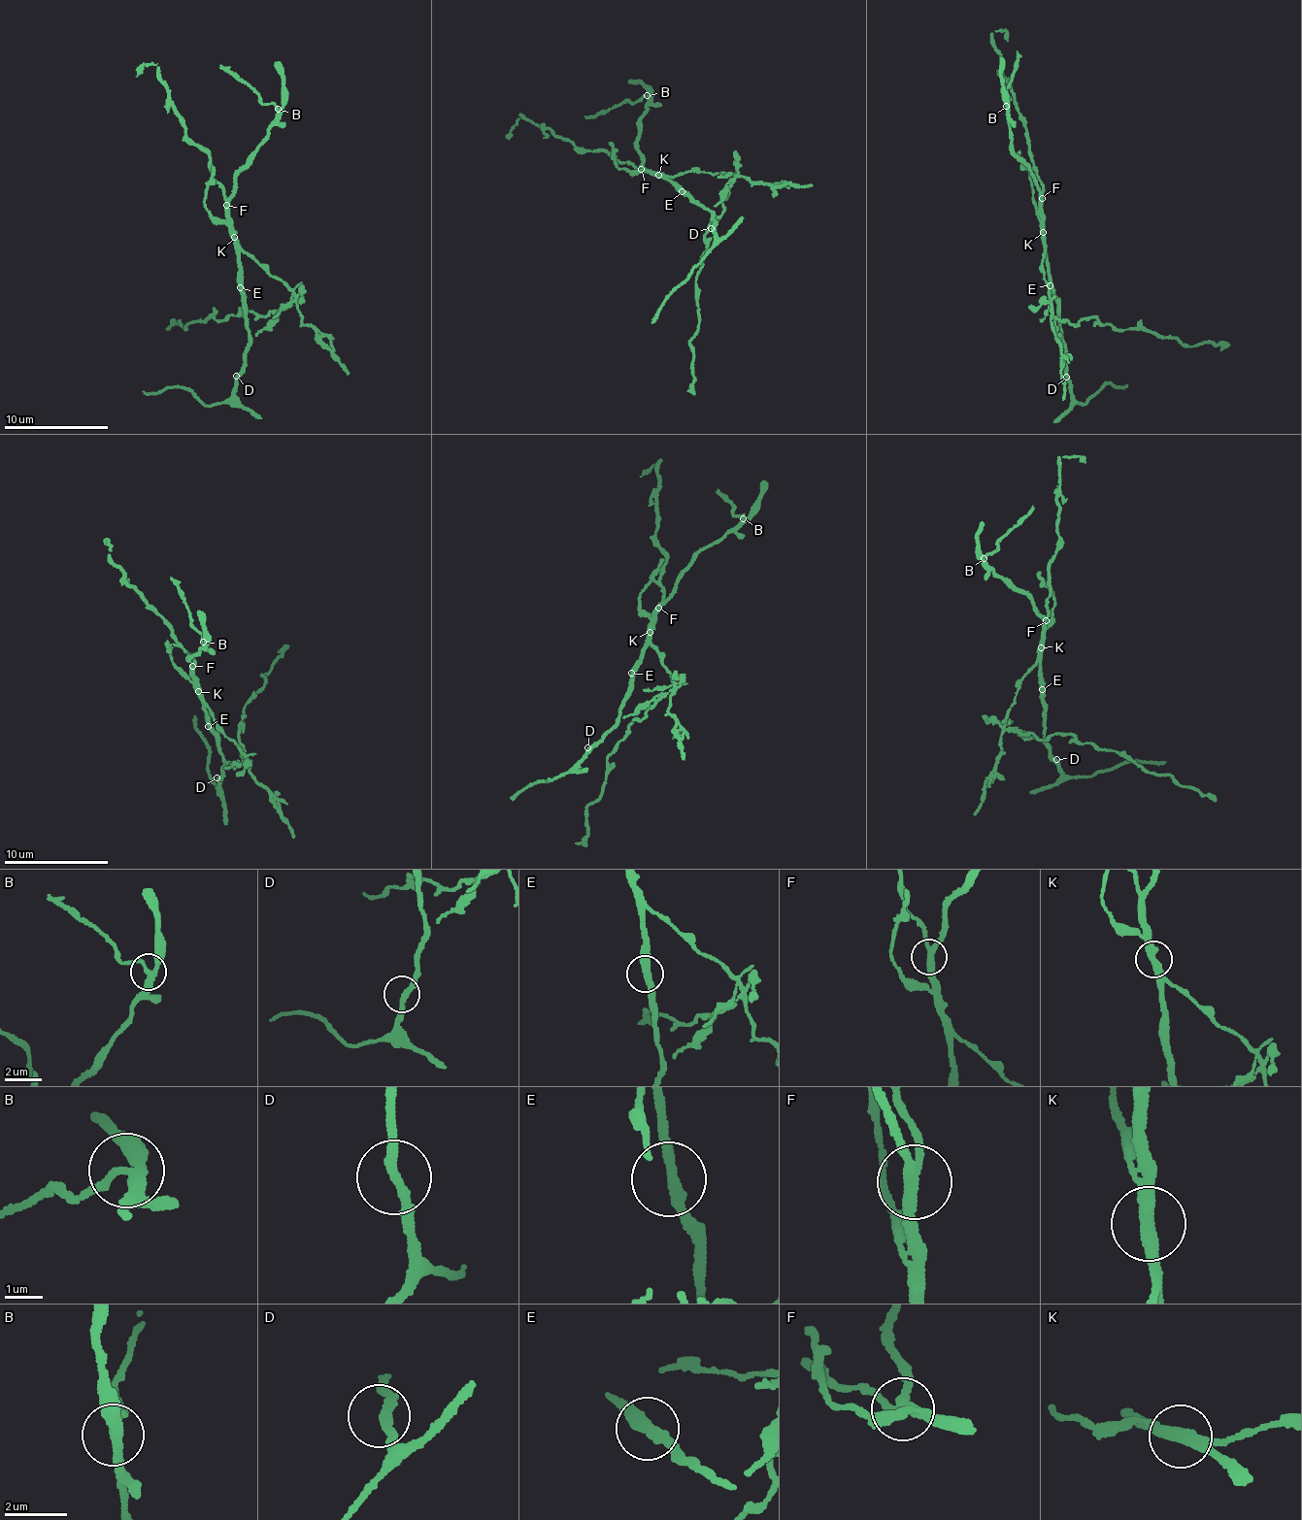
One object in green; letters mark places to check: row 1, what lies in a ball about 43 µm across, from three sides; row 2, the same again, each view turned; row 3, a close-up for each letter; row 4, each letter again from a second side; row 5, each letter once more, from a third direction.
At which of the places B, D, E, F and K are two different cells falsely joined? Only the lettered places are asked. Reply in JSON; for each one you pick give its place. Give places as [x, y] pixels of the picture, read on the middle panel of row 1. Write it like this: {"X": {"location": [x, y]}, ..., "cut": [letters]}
{"B": {"location": [647, 95]}, "F": {"location": [641, 169]}, "K": {"location": [658, 175]}, "cut": ["B", "F", "K"]}

